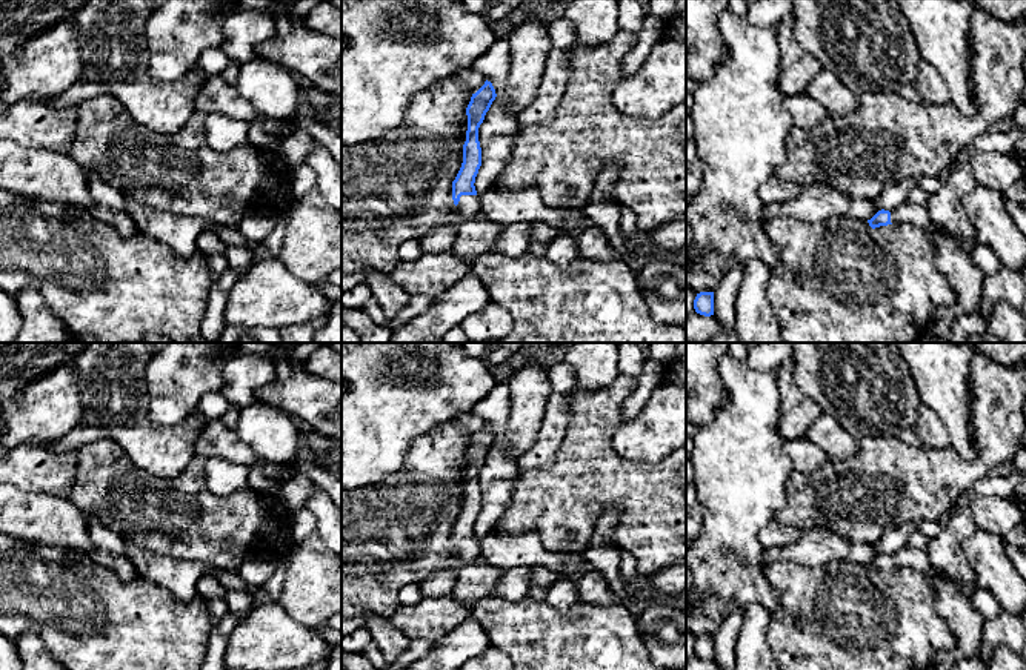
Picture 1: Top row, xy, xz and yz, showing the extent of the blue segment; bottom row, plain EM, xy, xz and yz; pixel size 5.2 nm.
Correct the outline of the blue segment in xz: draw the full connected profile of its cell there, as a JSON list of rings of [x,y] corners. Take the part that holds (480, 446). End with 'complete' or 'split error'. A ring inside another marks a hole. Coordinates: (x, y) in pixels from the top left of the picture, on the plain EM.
[[[491,426],[485,429],[471,441],[466,452],[468,475],[463,489],[463,507],[452,526],[452,544],[455,556],[460,562],[468,564],[480,558],[481,539],[475,535],[475,521],[481,510],[481,492],[478,486],[478,472],[485,464],[497,438]]] | split error

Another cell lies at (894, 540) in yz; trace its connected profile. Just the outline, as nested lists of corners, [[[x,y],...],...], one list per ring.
[[[908,521],[889,530],[875,546],[878,555],[894,555],[897,550],[908,546],[909,535],[917,530],[915,521]]]

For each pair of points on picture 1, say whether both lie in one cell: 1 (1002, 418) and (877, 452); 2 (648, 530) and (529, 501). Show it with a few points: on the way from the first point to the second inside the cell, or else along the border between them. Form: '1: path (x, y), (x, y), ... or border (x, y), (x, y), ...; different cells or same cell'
1: path (986, 454), (972, 467), (912, 467); same cell
2: path (622, 501), (560, 501); same cell

